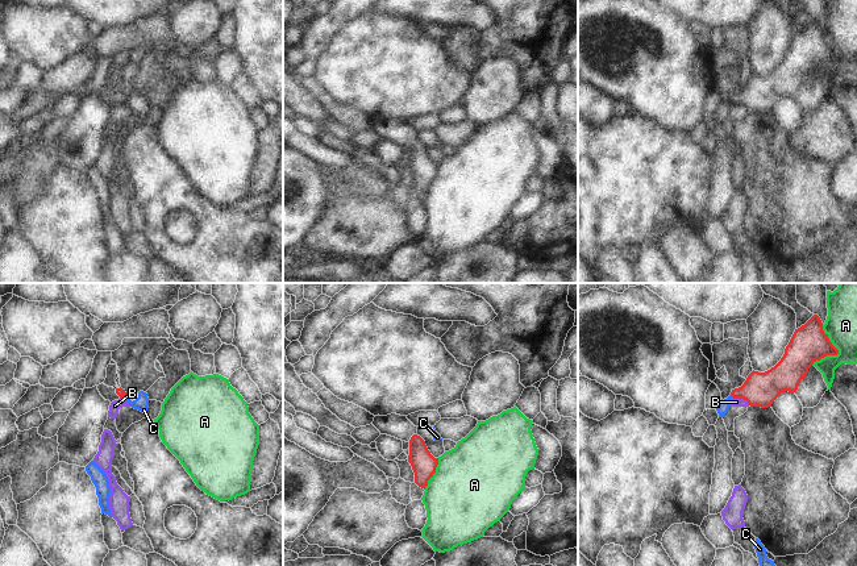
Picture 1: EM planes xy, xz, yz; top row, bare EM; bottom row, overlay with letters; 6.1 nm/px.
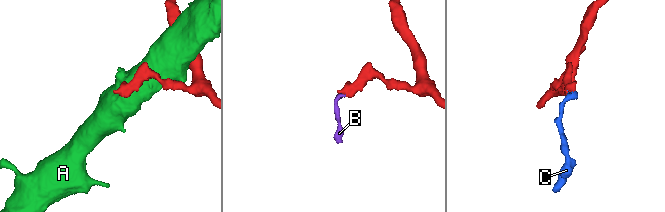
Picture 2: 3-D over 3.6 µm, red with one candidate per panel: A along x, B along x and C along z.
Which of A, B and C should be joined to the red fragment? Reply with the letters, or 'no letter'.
no letter

